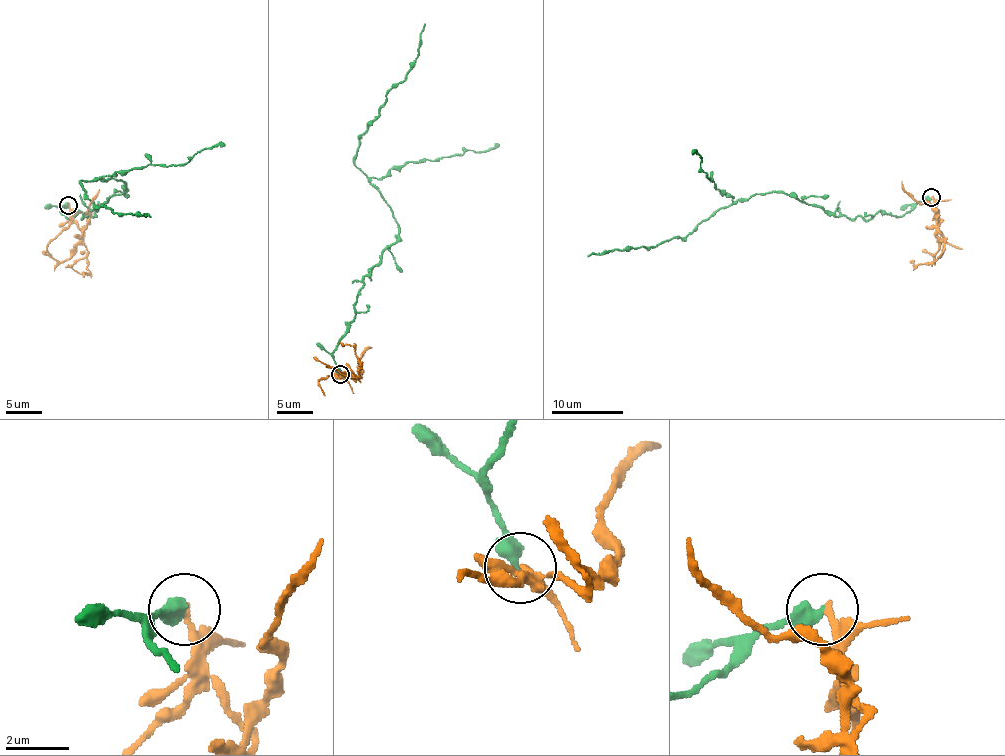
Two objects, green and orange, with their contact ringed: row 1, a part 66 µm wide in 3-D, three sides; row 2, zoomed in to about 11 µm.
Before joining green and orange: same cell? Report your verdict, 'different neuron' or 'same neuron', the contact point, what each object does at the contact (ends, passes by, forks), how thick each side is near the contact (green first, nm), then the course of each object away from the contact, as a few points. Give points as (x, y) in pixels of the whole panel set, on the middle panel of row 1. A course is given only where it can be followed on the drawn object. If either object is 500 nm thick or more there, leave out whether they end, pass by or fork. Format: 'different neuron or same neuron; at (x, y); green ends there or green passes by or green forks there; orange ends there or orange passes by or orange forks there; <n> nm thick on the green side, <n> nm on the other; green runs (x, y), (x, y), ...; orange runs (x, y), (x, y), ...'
different neuron; at (340, 374); green ends there; orange ends there; 480 nm thick on the green side, 200 nm on the other; green runs (340, 374), (333, 353), (363, 277), (398, 234), (354, 159), (386, 96), (405, 79), (425, 24); orange runs (340, 376), (354, 374), (359, 380), (360, 365), (353, 347), (339, 342)

